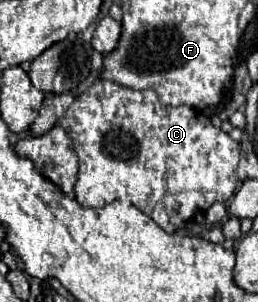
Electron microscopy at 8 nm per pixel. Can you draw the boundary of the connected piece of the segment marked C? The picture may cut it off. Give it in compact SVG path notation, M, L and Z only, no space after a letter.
M97 80L87 92L75 98L59 120L71 136L79 156L75 198L85 208L103 208L115 200L131 200L145 216L151 216L167 234L173 234L197 212L209 210L215 202L227 202L237 189L239 142L215 128L205 114L189 106L163 106L155 92L133 90L111 80Z

